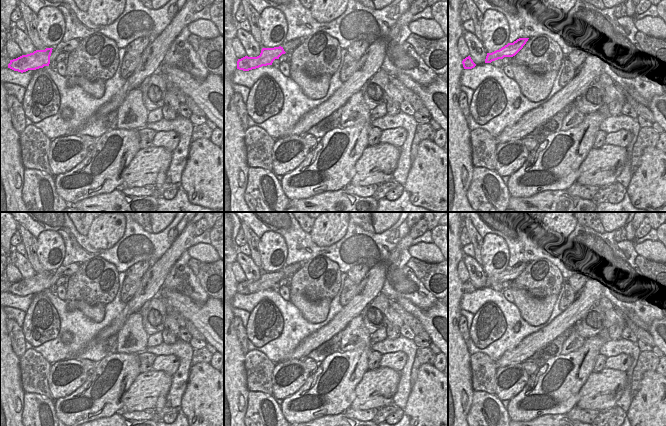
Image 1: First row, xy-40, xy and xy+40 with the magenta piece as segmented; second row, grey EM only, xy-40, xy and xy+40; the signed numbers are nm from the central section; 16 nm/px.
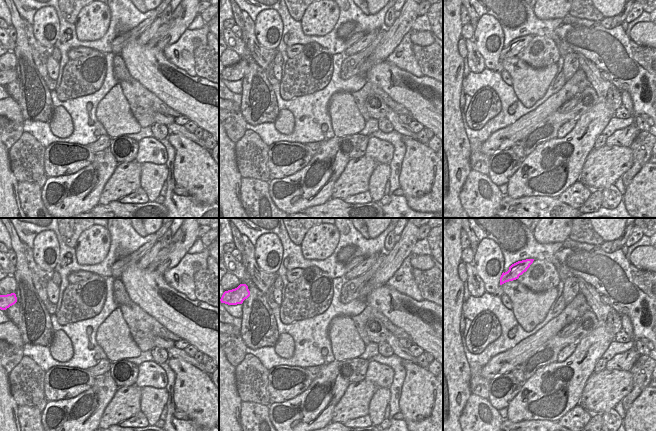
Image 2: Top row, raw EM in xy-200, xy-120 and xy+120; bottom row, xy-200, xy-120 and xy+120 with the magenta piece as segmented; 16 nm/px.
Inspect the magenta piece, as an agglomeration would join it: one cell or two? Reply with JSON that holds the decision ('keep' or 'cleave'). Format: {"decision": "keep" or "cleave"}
{"decision": "keep"}

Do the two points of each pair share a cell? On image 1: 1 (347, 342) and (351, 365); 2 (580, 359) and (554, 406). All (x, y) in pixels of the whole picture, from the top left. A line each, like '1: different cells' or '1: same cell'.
1: different cells
2: same cell

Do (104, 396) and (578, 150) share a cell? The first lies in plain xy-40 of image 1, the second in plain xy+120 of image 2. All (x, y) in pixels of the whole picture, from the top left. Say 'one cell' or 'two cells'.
one cell

